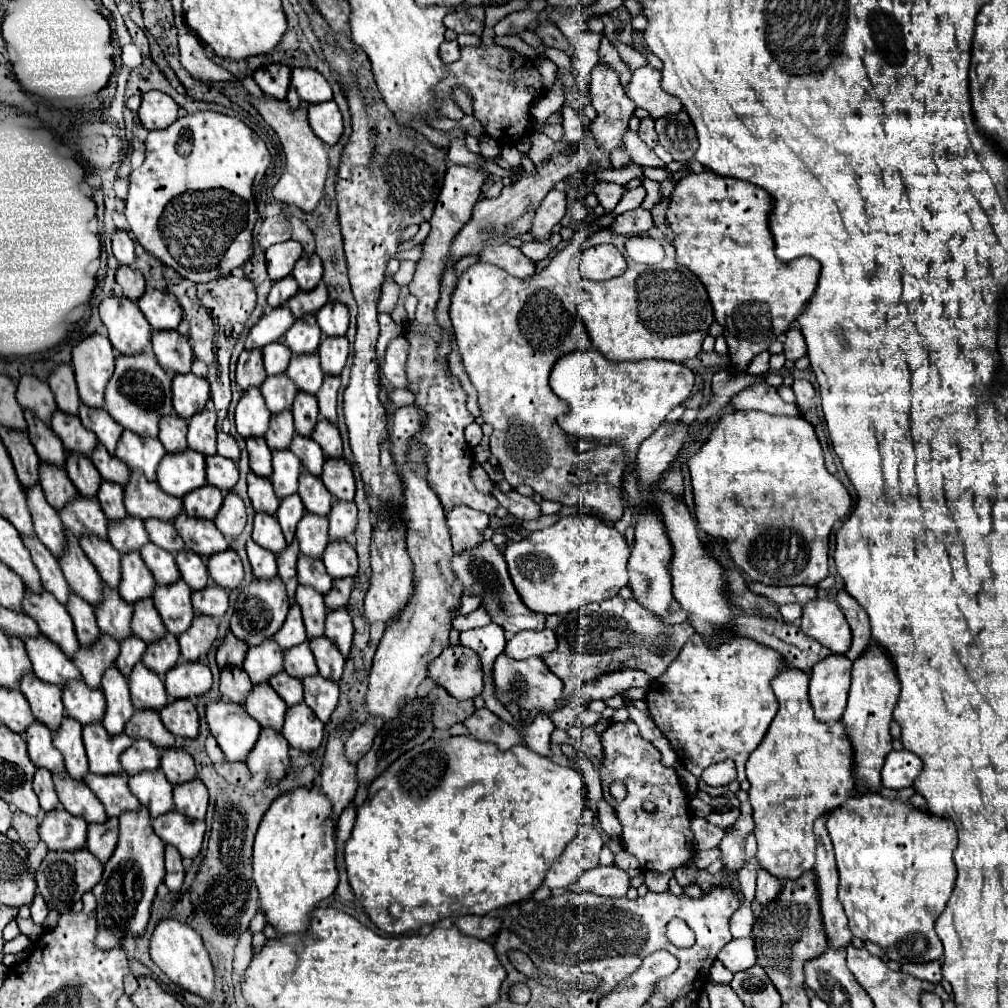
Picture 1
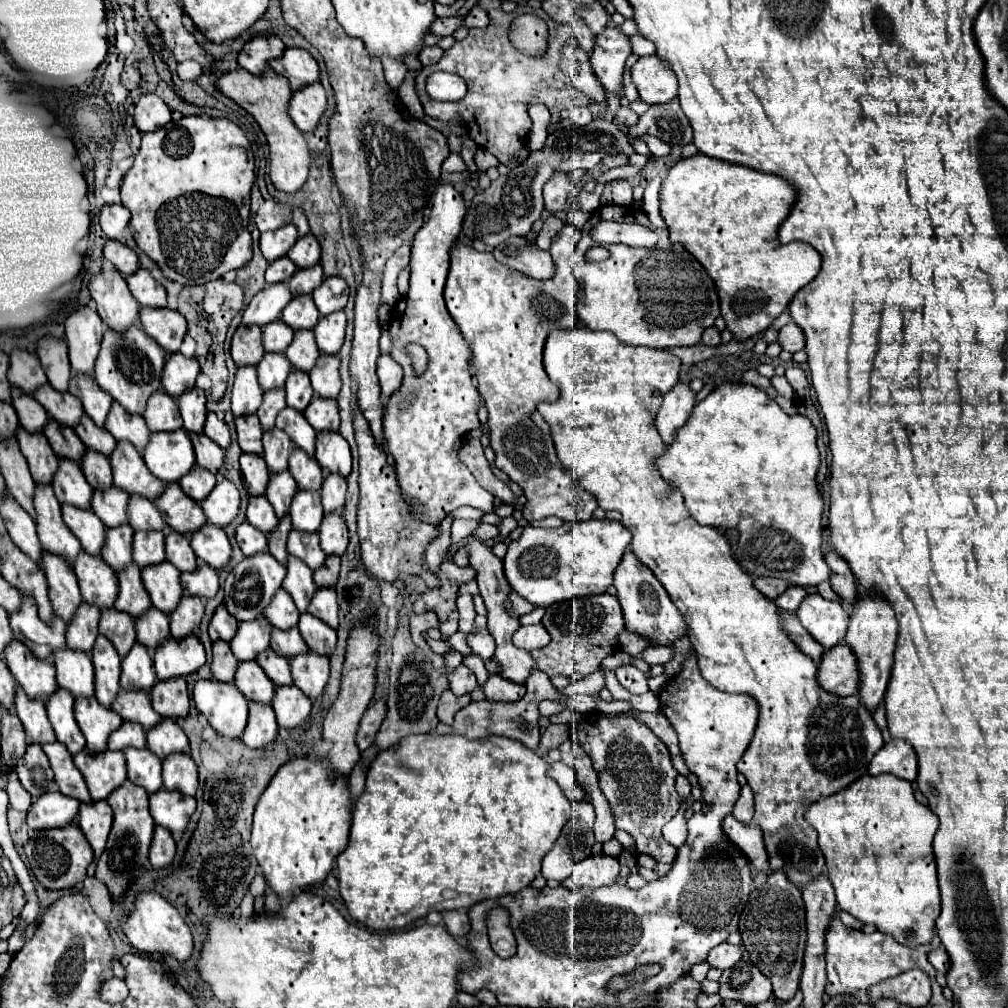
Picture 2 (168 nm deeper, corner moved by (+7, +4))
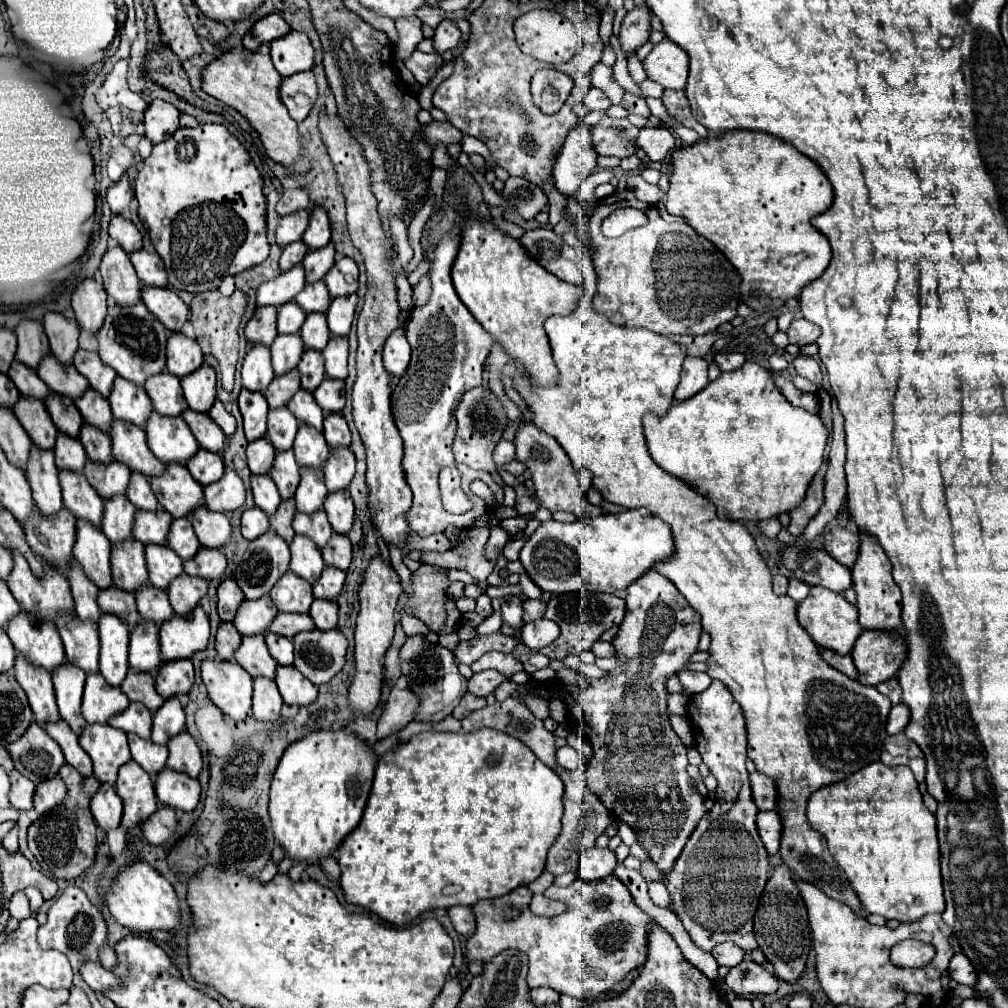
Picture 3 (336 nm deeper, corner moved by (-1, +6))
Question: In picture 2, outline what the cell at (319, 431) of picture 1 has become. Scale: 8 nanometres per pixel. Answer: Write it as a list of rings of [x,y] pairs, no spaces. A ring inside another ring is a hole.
[[[314,397],[304,411],[304,417],[316,431],[338,431],[338,403],[326,401],[322,397]]]

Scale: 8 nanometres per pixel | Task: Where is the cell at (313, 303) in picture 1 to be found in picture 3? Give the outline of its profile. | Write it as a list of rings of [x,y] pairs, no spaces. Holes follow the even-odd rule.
[[[328,243],[326,247],[322,247],[322,251],[308,251],[302,265],[306,269],[306,283],[316,283],[324,279],[324,275],[334,265],[334,245]]]

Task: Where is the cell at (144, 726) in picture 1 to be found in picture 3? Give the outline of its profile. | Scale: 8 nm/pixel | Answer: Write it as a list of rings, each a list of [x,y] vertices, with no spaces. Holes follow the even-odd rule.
[[[128,671],[120,689],[126,693],[126,697],[130,701],[138,701],[138,703],[146,705],[152,713],[156,713],[164,703],[164,699],[154,689],[152,675],[134,675],[134,671]]]

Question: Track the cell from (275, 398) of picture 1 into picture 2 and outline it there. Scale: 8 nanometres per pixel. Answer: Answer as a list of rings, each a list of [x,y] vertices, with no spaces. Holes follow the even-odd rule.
[[[266,353],[262,361],[256,365],[258,369],[258,381],[264,391],[268,389],[280,389],[286,383],[286,377],[290,373],[290,361],[286,361],[284,353]]]

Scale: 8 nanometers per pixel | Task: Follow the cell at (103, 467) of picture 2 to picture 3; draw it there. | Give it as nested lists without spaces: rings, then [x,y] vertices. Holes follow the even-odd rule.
[[[82,427],[80,443],[86,449],[86,455],[94,463],[112,463],[112,445],[110,445],[110,435],[102,435],[102,431],[94,431],[94,427]]]

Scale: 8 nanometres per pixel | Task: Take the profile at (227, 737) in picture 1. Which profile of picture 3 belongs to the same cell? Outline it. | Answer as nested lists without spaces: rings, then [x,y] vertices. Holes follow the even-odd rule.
[[[210,661],[202,663],[202,681],[210,701],[234,721],[244,721],[252,711],[252,679],[236,663]]]

